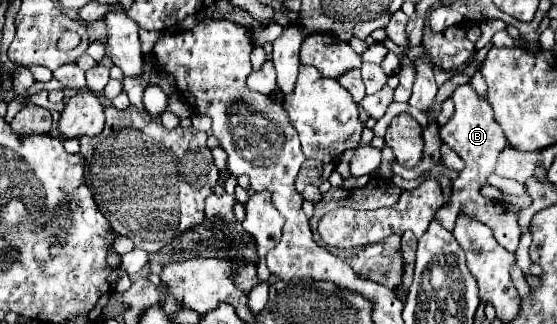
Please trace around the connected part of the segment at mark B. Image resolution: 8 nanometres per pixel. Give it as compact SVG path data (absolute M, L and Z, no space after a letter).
M470 83L458 85L456 91L452 93L452 101L454 101L456 109L454 109L454 115L450 117L450 121L444 127L440 127L440 137L452 151L456 151L460 155L460 159L466 163L466 167L452 181L452 193L450 193L448 201L438 209L436 221L440 221L440 225L444 229L452 231L456 225L456 217L460 213L464 213L466 217L486 223L492 229L496 241L504 249L514 253L518 249L518 241L520 241L520 225L518 225L520 207L512 205L512 209L500 209L500 205L496 205L496 201L492 201L480 193L480 189L488 183L488 177L494 173L498 155L508 145L508 141L506 141L500 125L494 121L492 107L488 105L486 99L482 99L476 93L476 89Z

